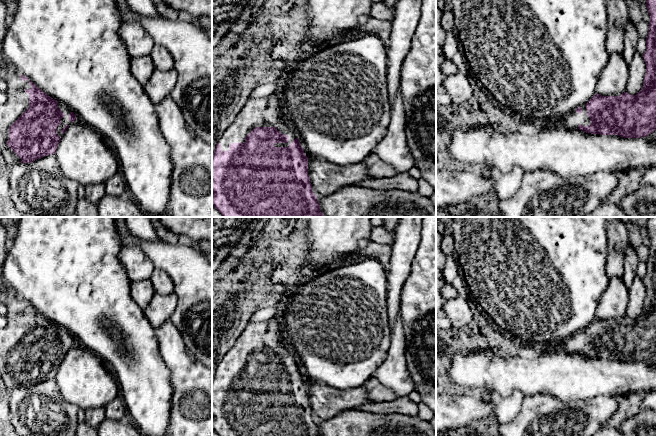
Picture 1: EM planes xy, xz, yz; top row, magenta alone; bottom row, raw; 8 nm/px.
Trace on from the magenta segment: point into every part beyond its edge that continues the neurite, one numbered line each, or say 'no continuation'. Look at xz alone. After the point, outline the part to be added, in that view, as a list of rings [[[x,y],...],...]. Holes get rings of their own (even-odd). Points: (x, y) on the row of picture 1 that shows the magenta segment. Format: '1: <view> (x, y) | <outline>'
1: xz (268, 111) | [[[279,92],[262,98],[249,97],[233,123],[224,131],[218,142],[222,151],[228,151],[231,143],[244,143],[245,137],[255,127],[276,127],[289,136],[287,143],[275,143],[275,147],[288,147],[298,138],[284,117],[284,106]]]

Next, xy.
1: xy (17, 102) | [[[12,64],[5,65],[0,69],[0,79],[7,83],[7,101],[0,105],[0,152],[7,165],[11,167],[22,162],[21,158],[6,144],[9,140],[9,127],[29,108],[29,94],[25,90],[32,88],[32,86],[29,84],[29,80],[21,80],[21,74],[14,69]]]

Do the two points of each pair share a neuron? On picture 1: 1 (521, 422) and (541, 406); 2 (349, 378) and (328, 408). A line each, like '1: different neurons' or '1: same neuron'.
1: same neuron
2: different neurons

